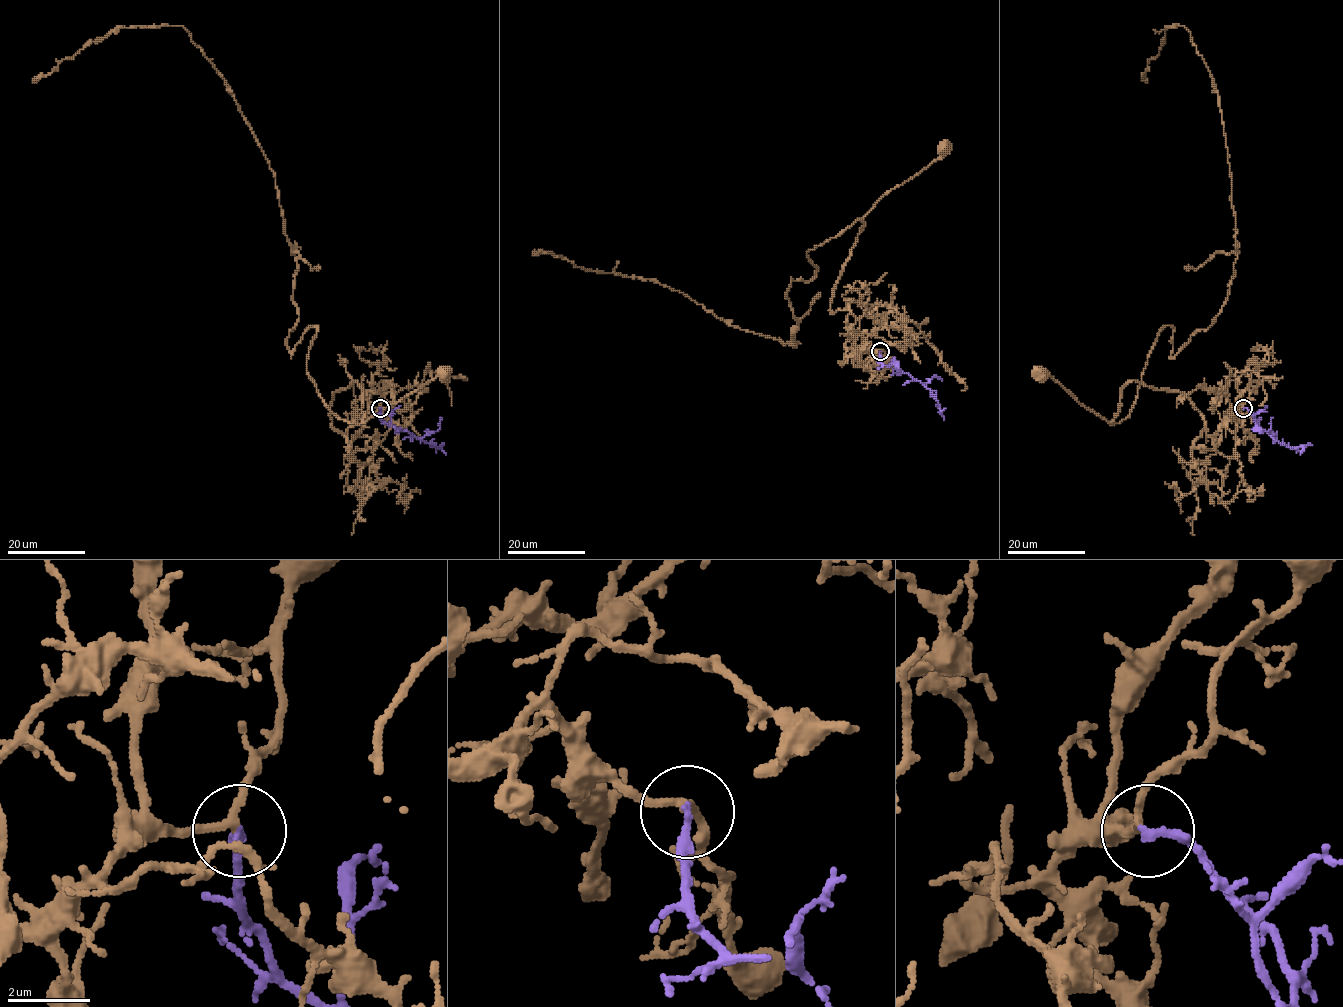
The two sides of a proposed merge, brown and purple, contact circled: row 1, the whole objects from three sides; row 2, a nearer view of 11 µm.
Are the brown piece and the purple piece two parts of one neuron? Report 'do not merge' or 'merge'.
merge

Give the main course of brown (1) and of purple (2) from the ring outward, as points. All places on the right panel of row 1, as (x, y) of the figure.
1: (1244, 408), (1201, 450), (1204, 416), (1177, 391), (1131, 381), (1110, 423), (1041, 375)
2: (1244, 408), (1253, 415), (1256, 426), (1281, 444), (1296, 447), (1311, 444)

